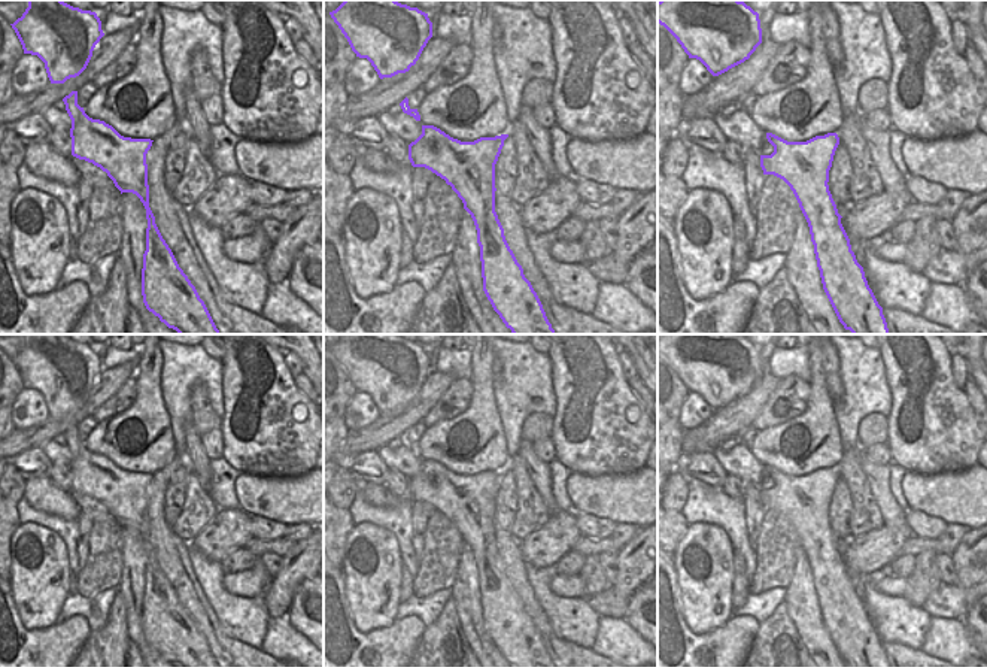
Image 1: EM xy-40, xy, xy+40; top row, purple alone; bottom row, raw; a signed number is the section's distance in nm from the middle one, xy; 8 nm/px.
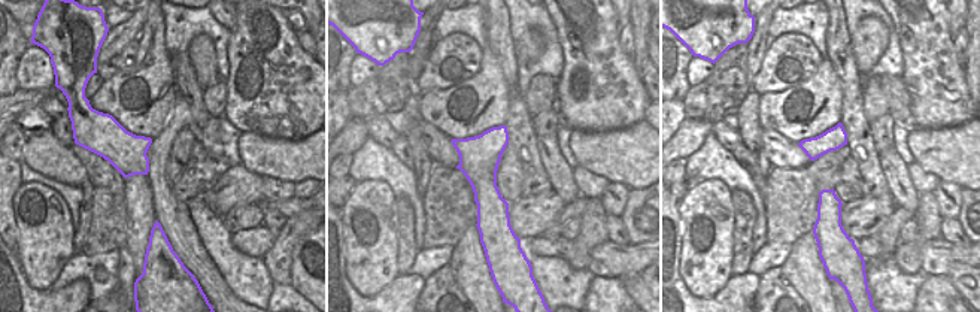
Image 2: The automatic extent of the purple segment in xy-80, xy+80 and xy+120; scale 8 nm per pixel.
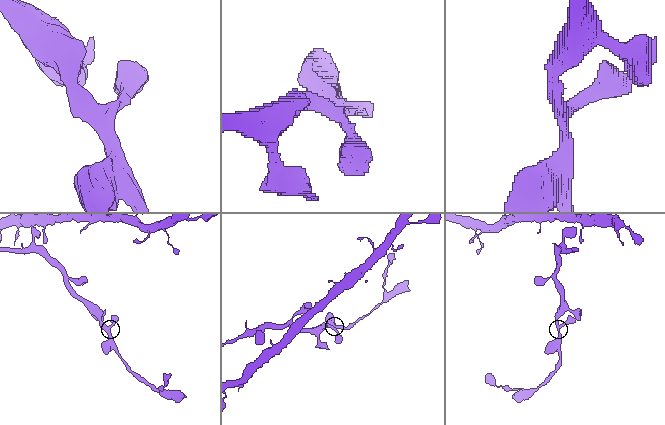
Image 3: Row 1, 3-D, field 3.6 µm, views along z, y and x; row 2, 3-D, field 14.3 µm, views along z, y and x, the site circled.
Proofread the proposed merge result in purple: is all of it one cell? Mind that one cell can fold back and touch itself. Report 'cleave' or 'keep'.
keep

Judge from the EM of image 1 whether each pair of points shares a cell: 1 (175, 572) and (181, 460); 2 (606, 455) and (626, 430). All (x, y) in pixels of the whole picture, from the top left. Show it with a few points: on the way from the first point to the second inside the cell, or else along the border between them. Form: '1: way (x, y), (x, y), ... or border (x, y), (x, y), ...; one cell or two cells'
1: way (166, 543), (157, 525), (157, 487); one cell
2: way (613, 448), (620, 446), (623, 437); one cell

